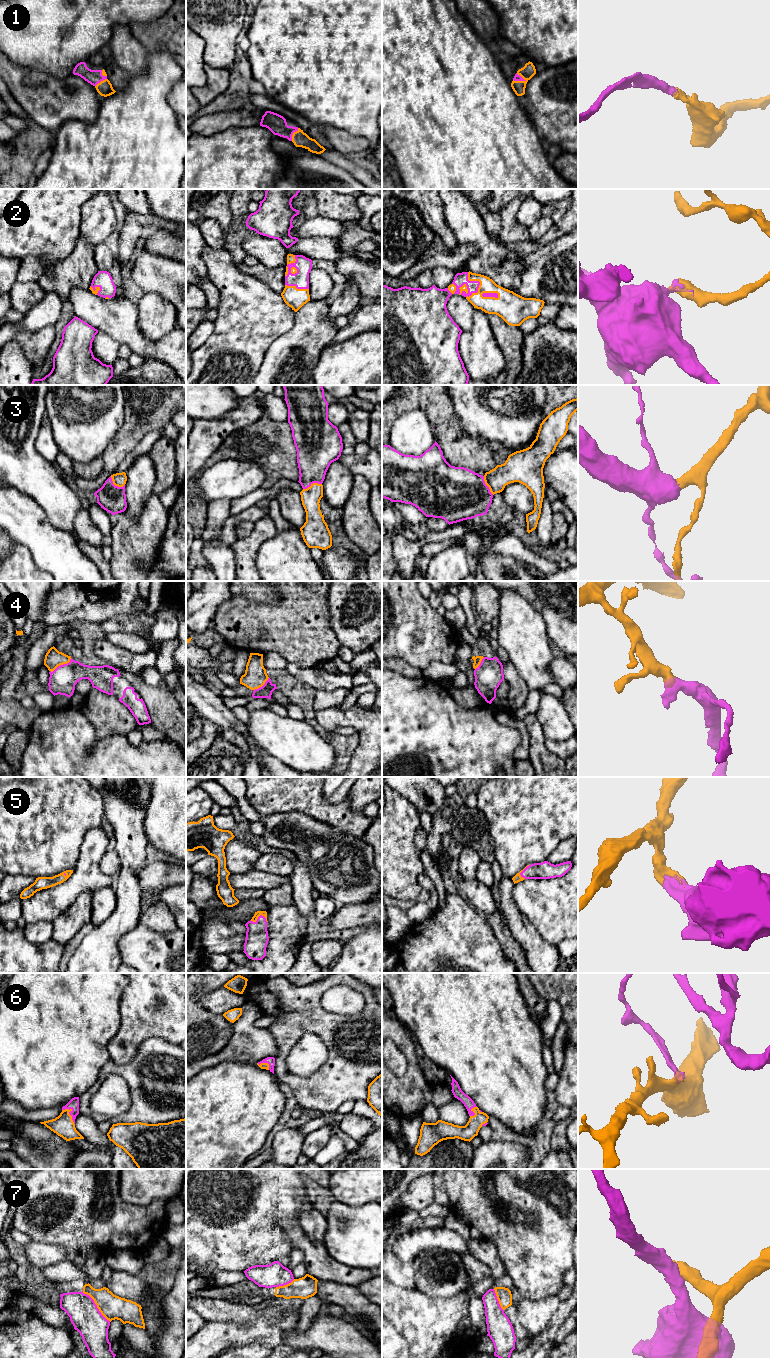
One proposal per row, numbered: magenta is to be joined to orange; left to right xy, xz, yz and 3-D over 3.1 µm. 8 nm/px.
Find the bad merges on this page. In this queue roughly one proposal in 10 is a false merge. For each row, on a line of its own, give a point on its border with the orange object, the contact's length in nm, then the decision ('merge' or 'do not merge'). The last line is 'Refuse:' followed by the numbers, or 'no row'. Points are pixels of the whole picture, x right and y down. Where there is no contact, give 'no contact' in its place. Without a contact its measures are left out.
1: xz (293, 134) | 120 nm | merge
2: yz (480, 283) | 200 nm | merge
3: xz (313, 483) | 160 nm | merge
4: xy (61, 664) | 200 nm | merge
5: xz (259, 915) | 140 nm | merge
6: xy (69, 1114) | 160 nm | merge
7: xy (97, 1306) | 340 nm | do not merge
Refuse: 7

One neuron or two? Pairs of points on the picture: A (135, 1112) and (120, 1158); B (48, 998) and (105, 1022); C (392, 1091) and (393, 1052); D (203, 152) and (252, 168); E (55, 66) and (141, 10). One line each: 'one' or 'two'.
A: two
B: one
C: two
D: one
E: one

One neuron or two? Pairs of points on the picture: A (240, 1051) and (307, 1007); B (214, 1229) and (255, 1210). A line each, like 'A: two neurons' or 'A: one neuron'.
A: two neurons
B: one neuron

